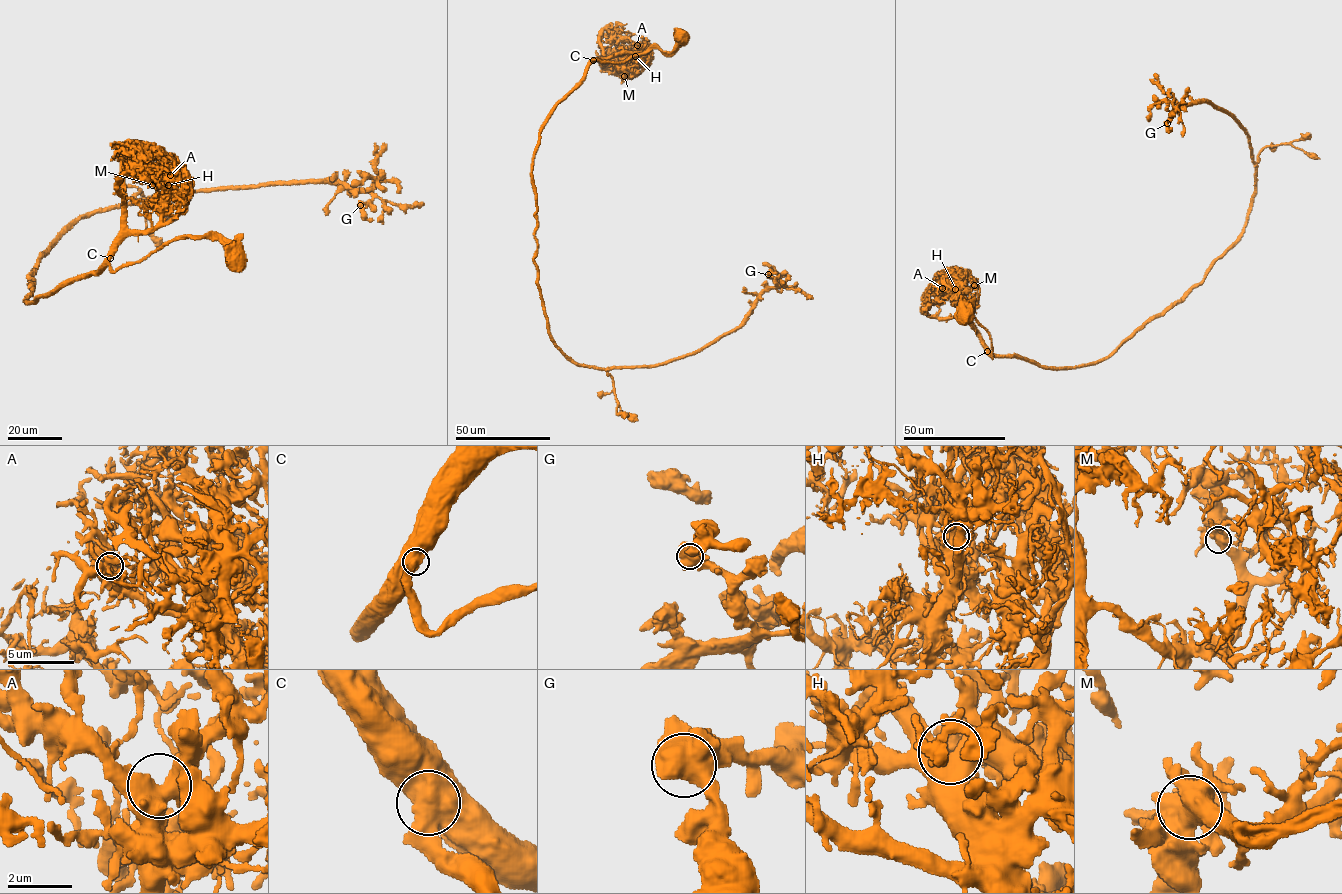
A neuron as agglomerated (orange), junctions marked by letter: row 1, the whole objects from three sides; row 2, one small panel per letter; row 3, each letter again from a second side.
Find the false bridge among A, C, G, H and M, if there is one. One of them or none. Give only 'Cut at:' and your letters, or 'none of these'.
Cut at: none of these

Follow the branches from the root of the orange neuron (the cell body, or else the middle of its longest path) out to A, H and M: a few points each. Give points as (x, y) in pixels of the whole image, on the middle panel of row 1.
A: (681, 36), (681, 42), (669, 52), (651, 49), (620, 62), (592, 60), (629, 55), (637, 45)
H: (681, 36), (681, 42), (669, 52), (651, 49), (617, 62), (592, 59), (623, 53), (635, 56)
M: (681, 36), (681, 42), (669, 52), (651, 49), (617, 62), (592, 59), (615, 65), (624, 76)

